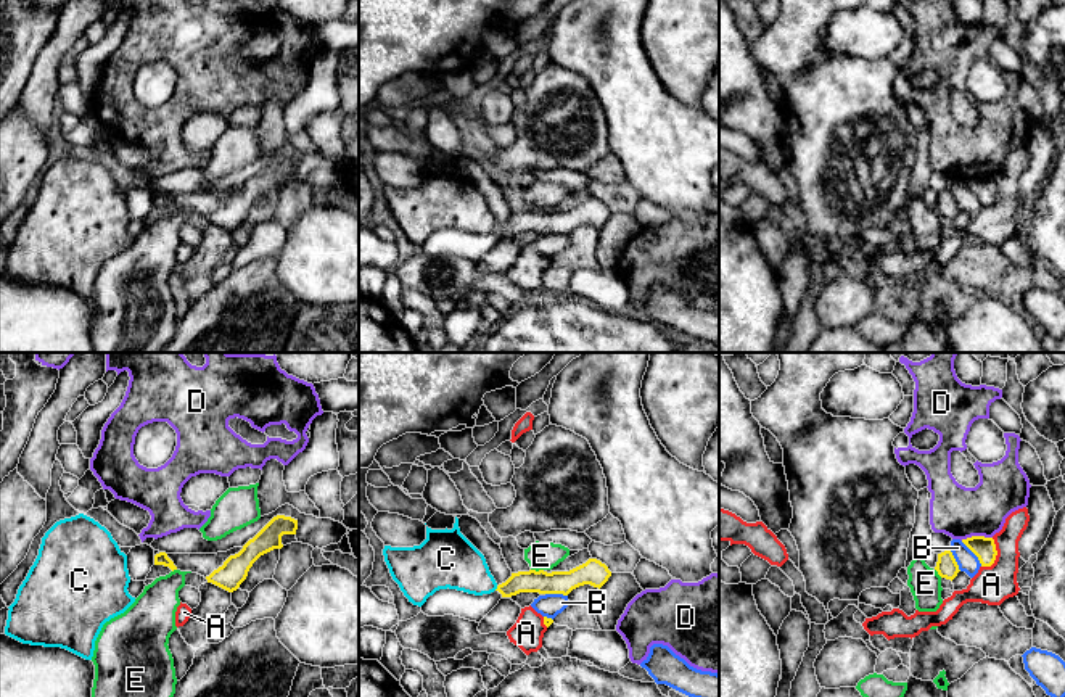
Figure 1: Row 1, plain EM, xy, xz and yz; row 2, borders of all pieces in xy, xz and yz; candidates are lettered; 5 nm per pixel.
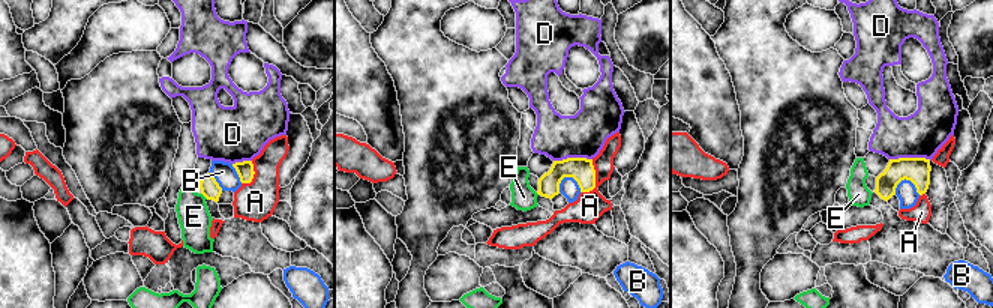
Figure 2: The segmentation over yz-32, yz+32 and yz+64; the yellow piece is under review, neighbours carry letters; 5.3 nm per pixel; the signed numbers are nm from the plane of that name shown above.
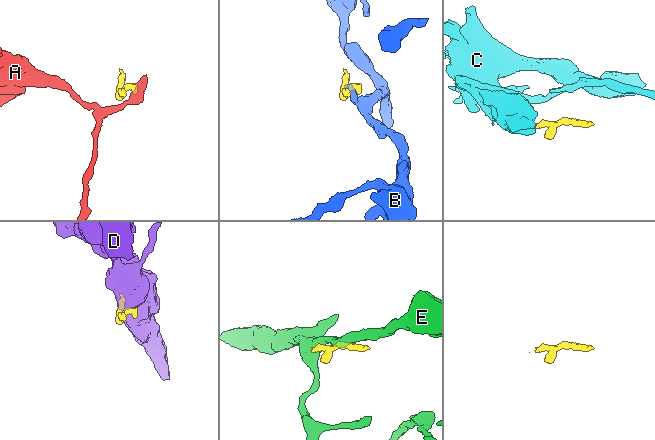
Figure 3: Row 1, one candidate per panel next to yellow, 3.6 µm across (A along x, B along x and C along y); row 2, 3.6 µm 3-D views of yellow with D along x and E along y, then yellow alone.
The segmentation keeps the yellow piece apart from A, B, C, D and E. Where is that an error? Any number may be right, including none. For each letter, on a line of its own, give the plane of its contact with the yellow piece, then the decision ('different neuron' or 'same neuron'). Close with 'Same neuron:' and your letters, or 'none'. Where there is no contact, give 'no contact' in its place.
A: yz | different neuron
B: yz | different neuron
C: xz | same neuron
D: yz | different neuron
E: xz | different neuron
Same neuron: C

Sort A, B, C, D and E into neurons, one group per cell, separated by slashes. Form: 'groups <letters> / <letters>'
groups A / B / C / D / E

